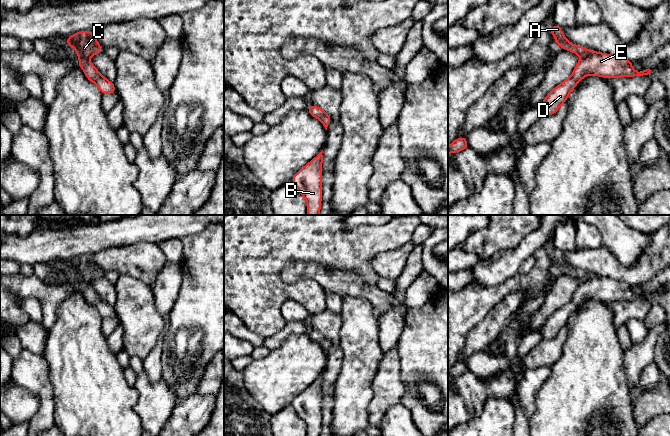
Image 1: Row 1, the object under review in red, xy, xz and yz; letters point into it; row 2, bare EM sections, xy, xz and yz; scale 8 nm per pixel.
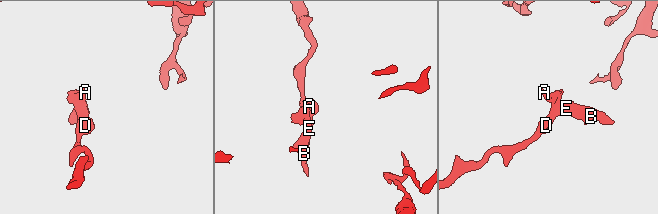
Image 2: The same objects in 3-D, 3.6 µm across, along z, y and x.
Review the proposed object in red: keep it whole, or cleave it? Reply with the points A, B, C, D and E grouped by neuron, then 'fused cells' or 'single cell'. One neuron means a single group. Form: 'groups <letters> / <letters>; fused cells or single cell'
groups A B C D E; single cell

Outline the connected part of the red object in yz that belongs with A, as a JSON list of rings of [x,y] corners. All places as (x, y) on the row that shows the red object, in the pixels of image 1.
[[[552,25],[551,33],[557,45],[567,51],[579,54],[581,59],[575,66],[572,76],[551,90],[542,102],[540,109],[544,116],[555,114],[559,107],[567,101],[568,95],[574,87],[587,75],[596,75],[603,78],[618,78],[648,75],[652,71],[646,69],[637,72],[631,66],[632,61],[627,58],[599,53],[574,45],[565,38],[562,33],[562,28],[558,25]]]

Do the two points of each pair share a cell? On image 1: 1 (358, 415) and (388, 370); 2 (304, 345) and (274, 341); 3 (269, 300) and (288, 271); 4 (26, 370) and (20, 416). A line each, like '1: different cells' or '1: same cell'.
1: different cells
2: different cells
3: different cells
4: different cells

